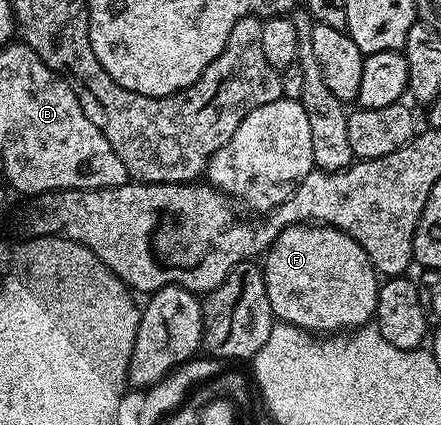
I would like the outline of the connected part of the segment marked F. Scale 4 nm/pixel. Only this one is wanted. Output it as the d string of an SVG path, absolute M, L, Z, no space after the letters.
M313 223L289 225L265 254L264 272L271 310L279 322L308 329L315 335L334 335L371 324L376 311L380 274L364 247L342 229Z

